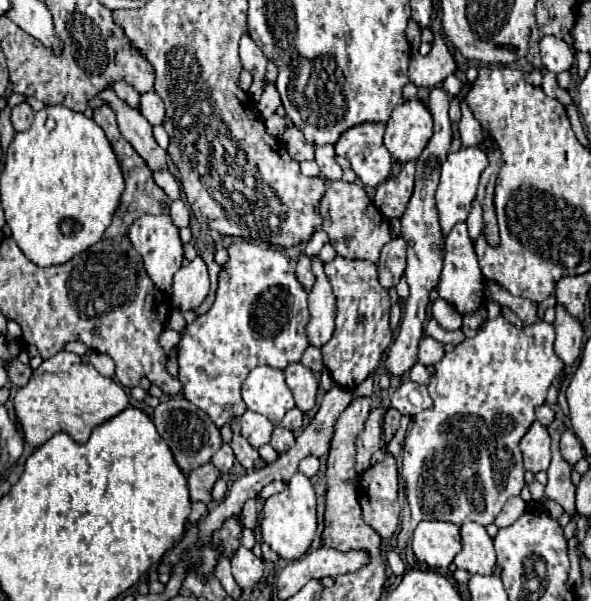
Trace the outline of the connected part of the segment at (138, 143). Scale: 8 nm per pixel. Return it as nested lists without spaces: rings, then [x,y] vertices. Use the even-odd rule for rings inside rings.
[[[110,86],[104,88],[98,94],[98,98],[102,98],[114,110],[122,136],[146,160],[146,164],[152,170],[166,168],[166,150],[162,150],[156,144],[156,140],[152,136],[152,126],[148,124],[148,120],[138,110],[130,108],[124,100],[120,100]]]

